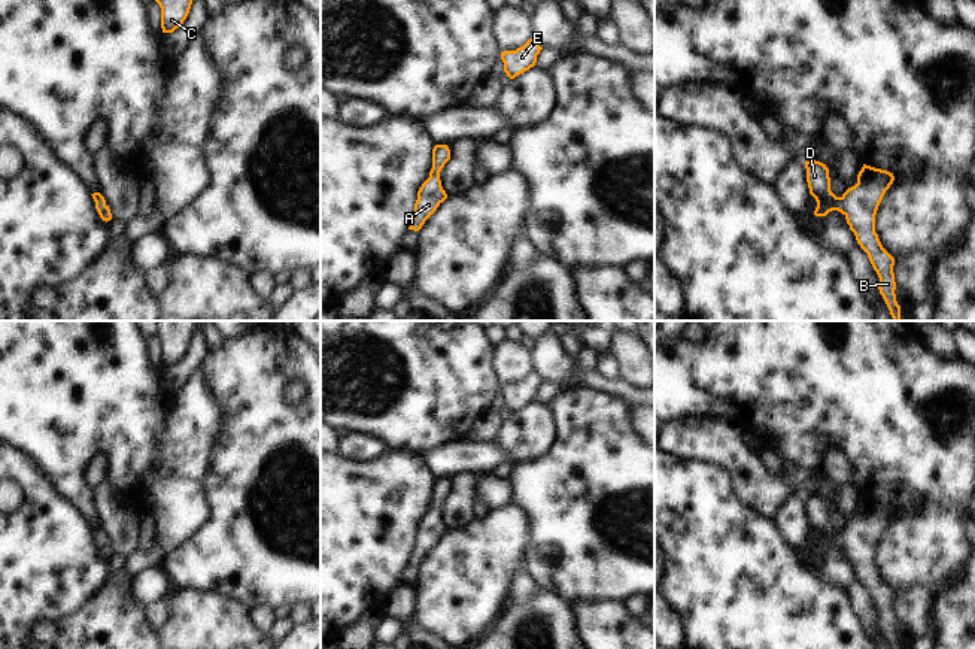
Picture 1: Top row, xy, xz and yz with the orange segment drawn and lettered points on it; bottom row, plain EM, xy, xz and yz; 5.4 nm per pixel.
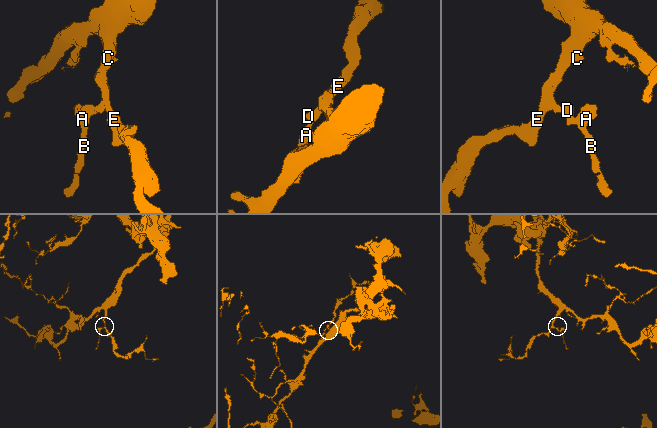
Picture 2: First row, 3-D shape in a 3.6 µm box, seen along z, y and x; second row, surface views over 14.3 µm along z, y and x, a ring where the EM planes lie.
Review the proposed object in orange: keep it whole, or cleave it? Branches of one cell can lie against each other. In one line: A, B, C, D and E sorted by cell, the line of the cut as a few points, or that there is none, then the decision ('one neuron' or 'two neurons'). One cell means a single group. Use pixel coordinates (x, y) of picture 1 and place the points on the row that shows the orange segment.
A B C D E; no cut; one neuron

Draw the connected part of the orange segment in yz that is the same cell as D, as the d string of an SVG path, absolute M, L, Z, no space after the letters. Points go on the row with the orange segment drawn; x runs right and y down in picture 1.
M805 161L810 194L815 198L815 216L826 216L832 210L841 212L857 243L868 254L869 261L880 278L883 295L893 321L900 321L900 306L896 301L894 258L883 248L875 233L875 215L878 206L894 181L893 173L863 164L857 175L857 184L841 197L830 191L829 169L820 161Z

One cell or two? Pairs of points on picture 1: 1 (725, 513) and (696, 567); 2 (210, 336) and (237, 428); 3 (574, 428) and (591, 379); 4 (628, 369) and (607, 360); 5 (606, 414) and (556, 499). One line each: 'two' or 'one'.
1: one
2: two
3: two
4: two
5: one

